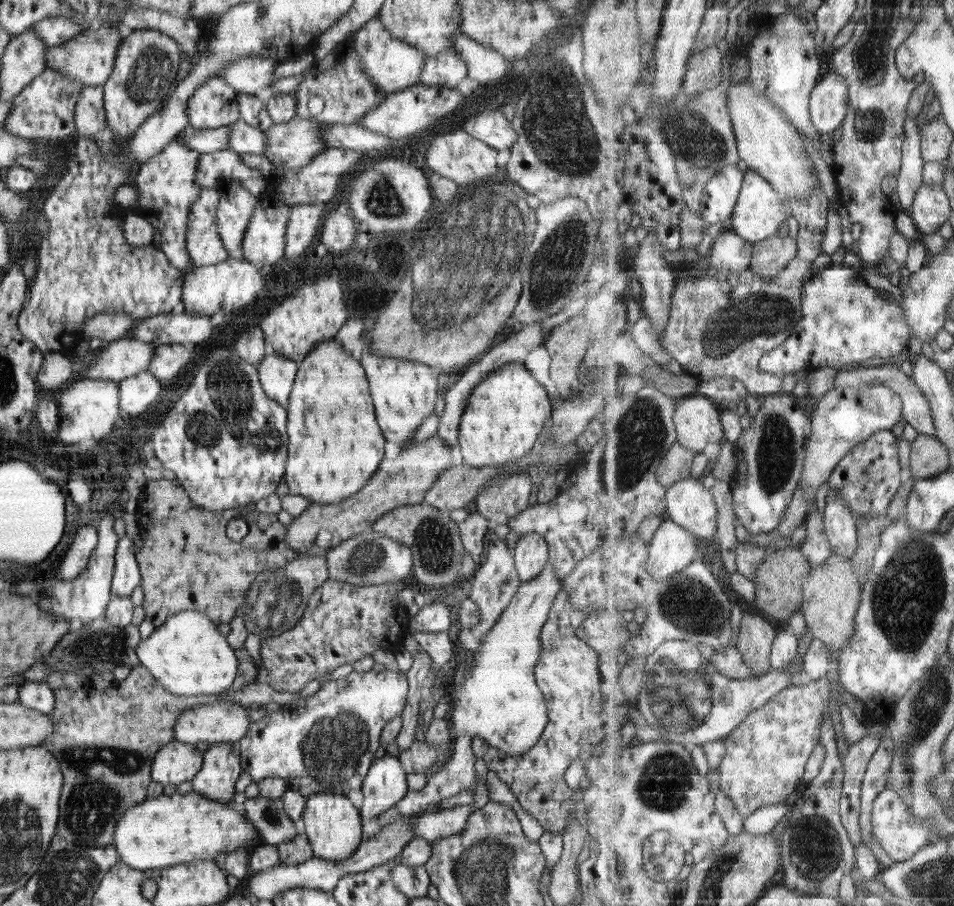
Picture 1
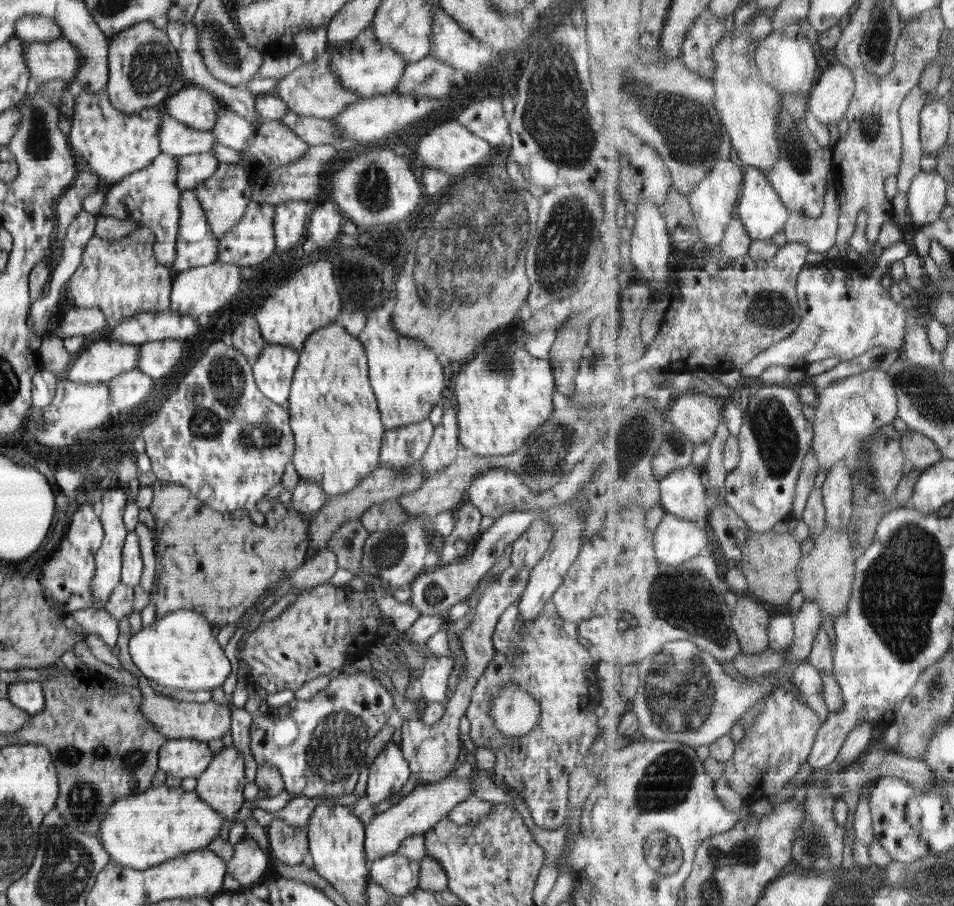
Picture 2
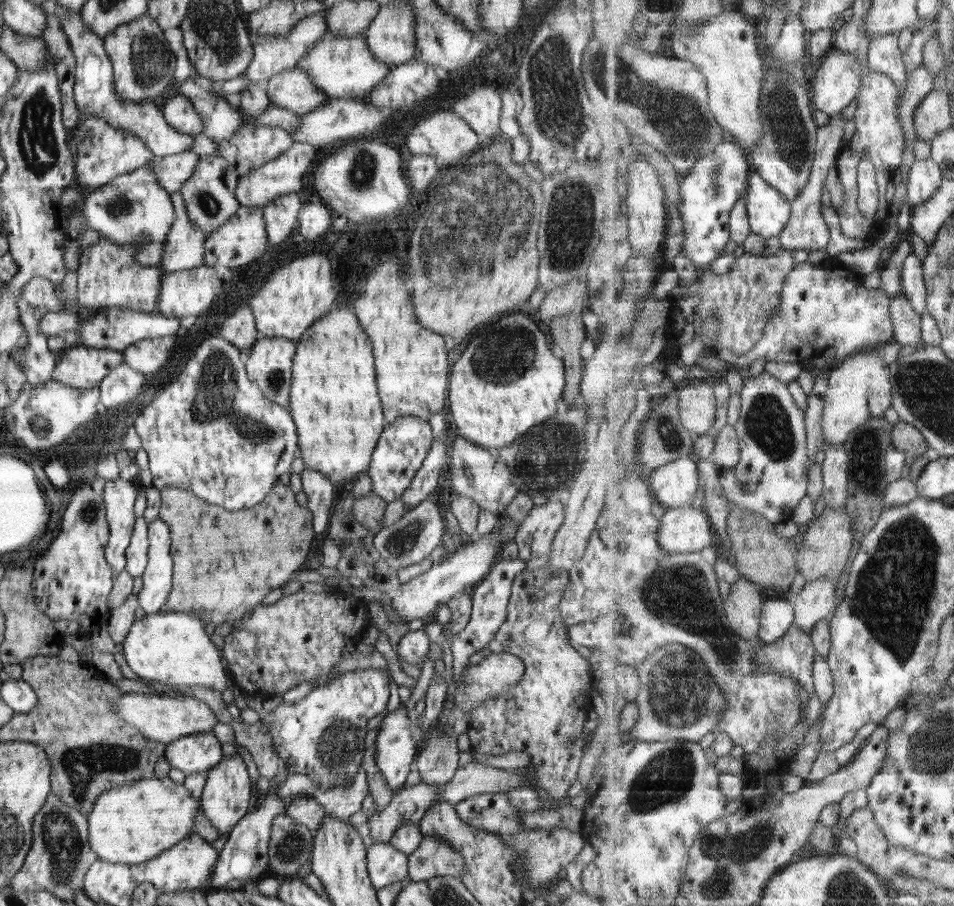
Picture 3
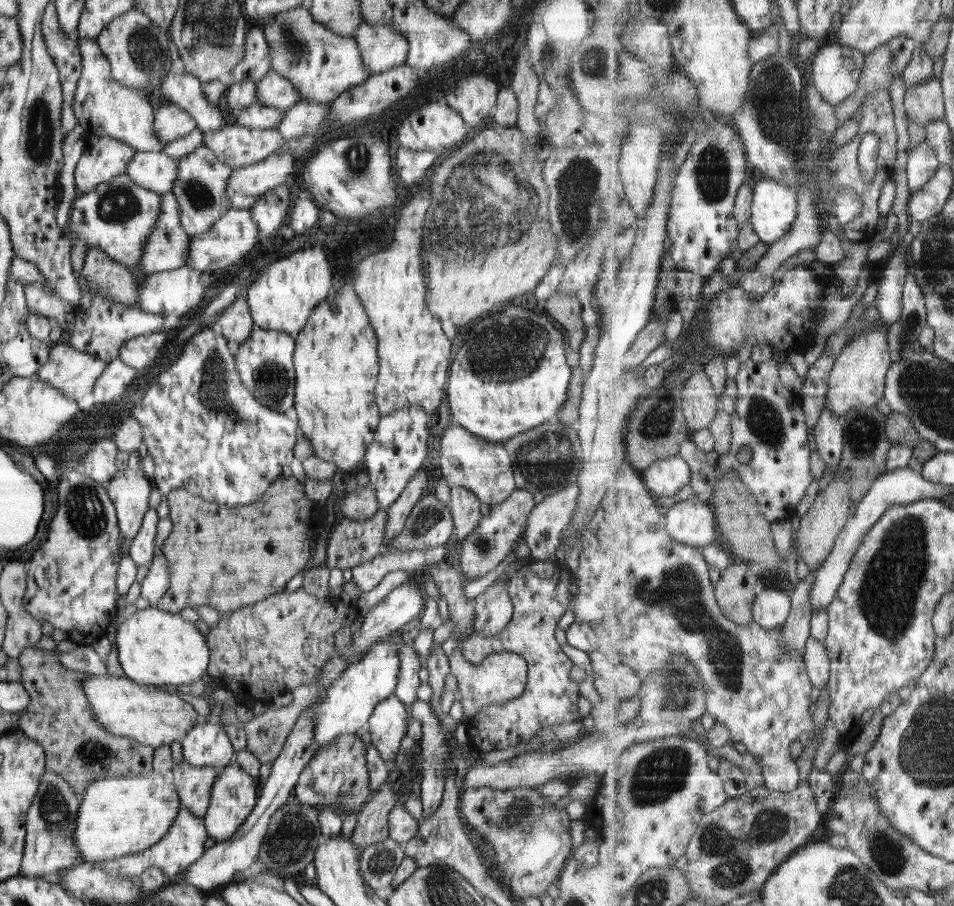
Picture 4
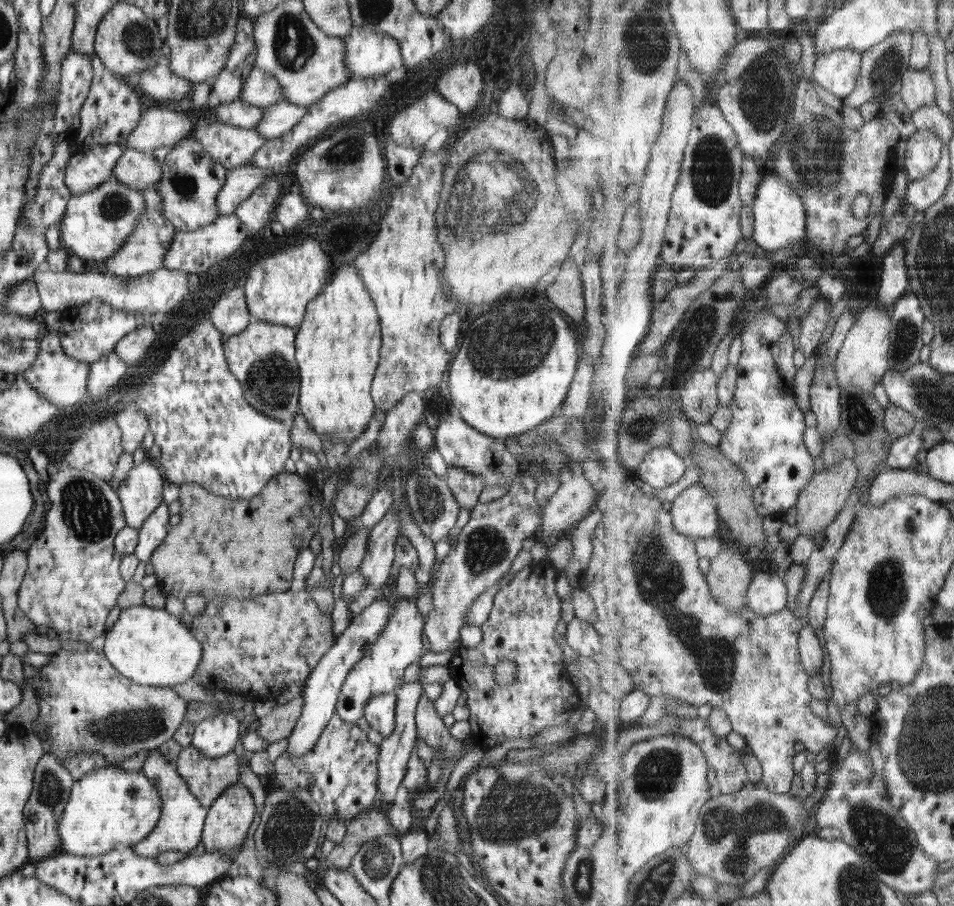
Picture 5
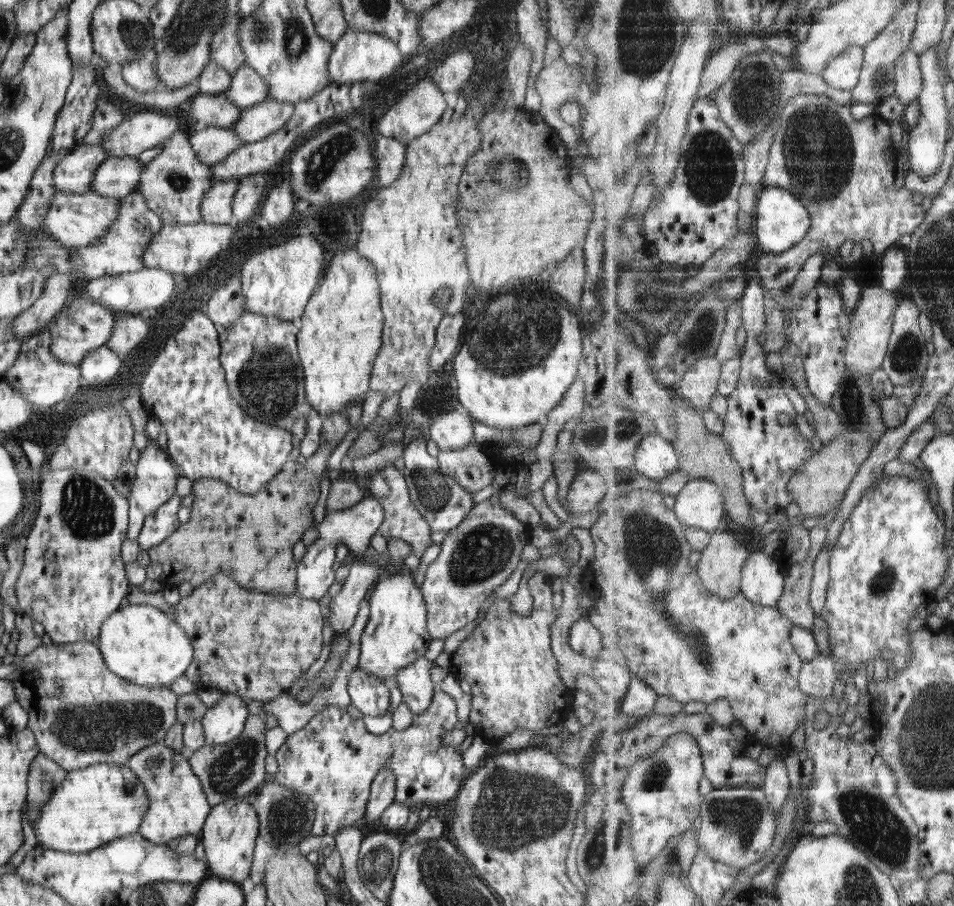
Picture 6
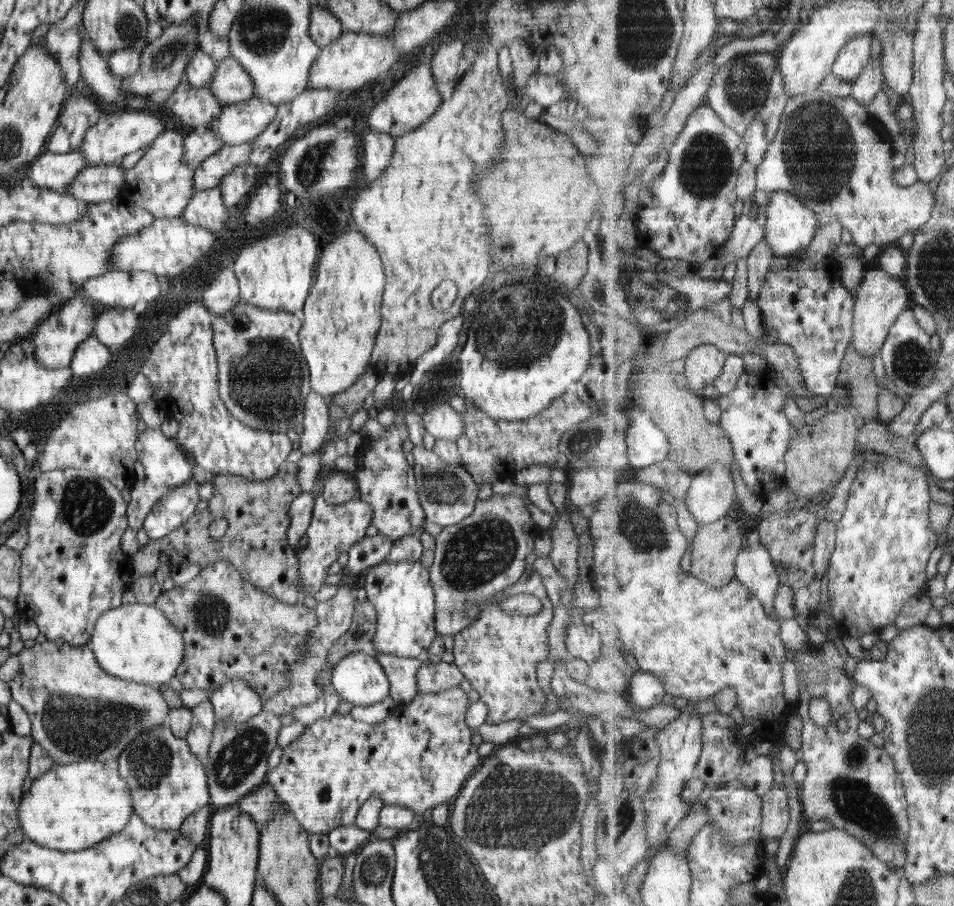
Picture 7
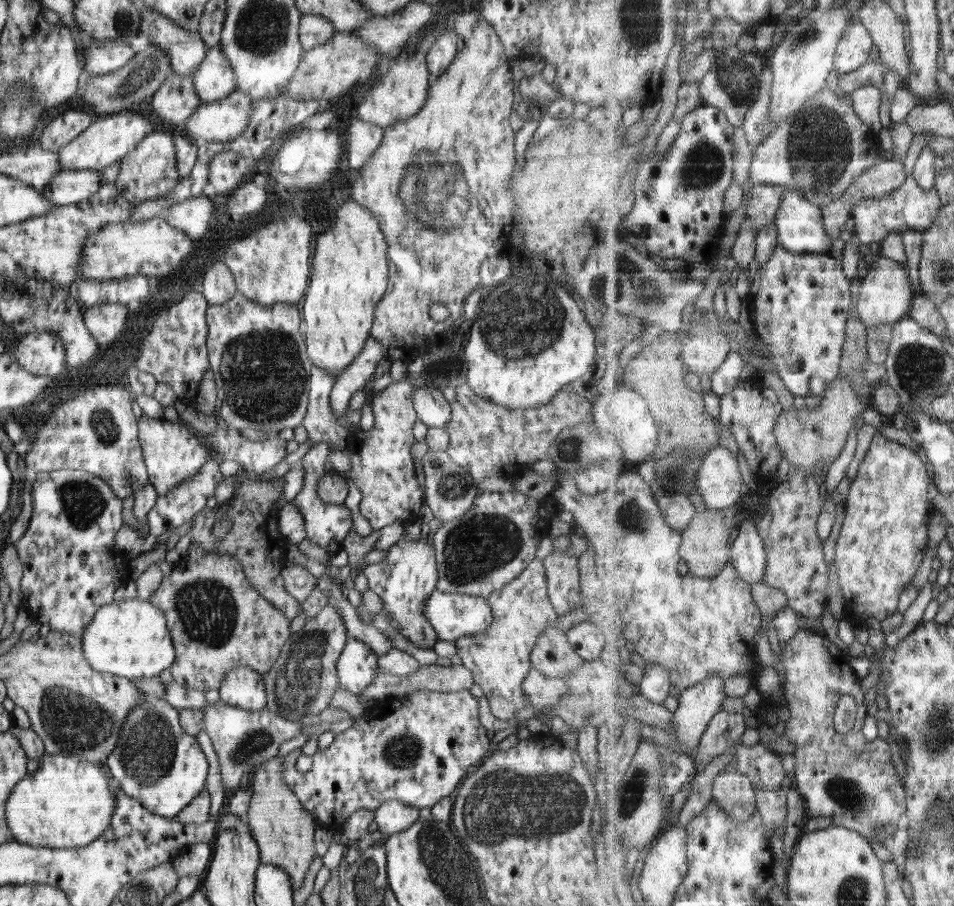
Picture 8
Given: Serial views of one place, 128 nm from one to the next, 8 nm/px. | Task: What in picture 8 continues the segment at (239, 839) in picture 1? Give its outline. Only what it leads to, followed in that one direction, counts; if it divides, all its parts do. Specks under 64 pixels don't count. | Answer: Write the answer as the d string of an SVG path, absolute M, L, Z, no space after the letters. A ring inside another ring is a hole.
M48 752L38 769L16 783L6 804L6 824L20 844L40 848L83 847L108 829L114 813L113 786L95 763Z

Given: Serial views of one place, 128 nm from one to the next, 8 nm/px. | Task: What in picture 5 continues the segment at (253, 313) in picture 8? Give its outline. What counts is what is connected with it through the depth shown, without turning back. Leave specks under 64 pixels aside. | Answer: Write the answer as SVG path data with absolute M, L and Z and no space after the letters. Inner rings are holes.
M251 319L246 328L230 337L223 339L224 354L230 372L234 374L236 380L240 382L244 392L246 402L256 408L258 412L276 418L280 422L284 422L286 426L293 425L295 416L301 412L299 407L300 394L300 370L295 359L295 334L296 330L288 326L278 326L269 324L268 322L257 321Z

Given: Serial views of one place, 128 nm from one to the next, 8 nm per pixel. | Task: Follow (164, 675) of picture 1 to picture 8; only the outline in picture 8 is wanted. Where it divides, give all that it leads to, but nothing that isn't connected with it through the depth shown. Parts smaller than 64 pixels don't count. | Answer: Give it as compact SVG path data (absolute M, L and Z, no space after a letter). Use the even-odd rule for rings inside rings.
M138 598L113 601L100 607L86 625L81 642L84 658L93 670L130 680L159 676L172 665L175 657L164 613L149 600Z

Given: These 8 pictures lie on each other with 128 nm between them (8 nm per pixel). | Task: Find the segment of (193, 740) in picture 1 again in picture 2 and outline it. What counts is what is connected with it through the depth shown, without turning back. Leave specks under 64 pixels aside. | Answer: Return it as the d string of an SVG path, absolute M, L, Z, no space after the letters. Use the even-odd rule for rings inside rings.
M127 614L122 620L118 621L118 638L116 643L119 648L119 661L122 667L138 678L139 689L142 692L142 703L140 705L141 714L153 725L153 728L167 740L196 739L199 741L218 740L224 737L224 734L231 730L230 706L216 704L210 701L206 704L198 702L178 702L164 695L158 695L149 686L146 676L138 670L138 667L132 662L130 656L129 640L131 639L131 627Z

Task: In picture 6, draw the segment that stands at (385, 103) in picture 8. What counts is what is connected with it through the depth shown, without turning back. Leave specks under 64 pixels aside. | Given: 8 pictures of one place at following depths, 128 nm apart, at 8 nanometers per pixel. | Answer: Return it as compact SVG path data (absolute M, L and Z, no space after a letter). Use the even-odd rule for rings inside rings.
M431 78L416 82L410 90L398 98L390 110L380 118L378 122L378 132L385 137L392 137L407 145L412 139L420 137L424 133L428 133L432 126L438 124L442 119L442 115L447 108L447 102L443 92L433 83Z

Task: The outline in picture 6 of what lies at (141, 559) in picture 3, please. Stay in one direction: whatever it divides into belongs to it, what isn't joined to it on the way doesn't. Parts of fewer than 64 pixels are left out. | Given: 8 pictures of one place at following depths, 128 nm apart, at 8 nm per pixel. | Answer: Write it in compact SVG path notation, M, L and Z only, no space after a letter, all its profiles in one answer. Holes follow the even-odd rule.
M174 494L160 508L145 518L137 538L140 548L148 551L176 532L180 525L178 518L180 504L182 504L182 497Z

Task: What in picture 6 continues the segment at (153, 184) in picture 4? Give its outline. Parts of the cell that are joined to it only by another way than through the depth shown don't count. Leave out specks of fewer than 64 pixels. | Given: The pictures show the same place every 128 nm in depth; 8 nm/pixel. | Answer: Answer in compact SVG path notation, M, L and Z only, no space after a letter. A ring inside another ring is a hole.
M108 157L92 174L89 191L101 198L121 200L136 191L142 167L137 157Z

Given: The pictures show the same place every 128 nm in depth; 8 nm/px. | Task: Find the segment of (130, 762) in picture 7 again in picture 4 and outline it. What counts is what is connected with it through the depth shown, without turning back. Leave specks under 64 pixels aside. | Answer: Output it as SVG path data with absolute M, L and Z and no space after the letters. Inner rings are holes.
M182 804L179 806L180 809L178 809L172 825L168 827L168 833L164 834L164 837L162 837L160 841L144 851L122 856L108 862L107 869L110 871L118 871L118 877L139 880L140 874L142 874L146 868L156 866L162 869L166 885L174 884L174 880L179 880L180 875L204 855L206 852L204 844L208 837L208 832L202 817L194 815L188 807L184 807Z

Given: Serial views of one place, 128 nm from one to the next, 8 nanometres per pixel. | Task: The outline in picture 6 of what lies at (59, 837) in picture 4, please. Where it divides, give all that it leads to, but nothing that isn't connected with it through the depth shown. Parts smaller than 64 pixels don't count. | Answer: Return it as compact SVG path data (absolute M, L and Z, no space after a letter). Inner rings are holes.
M39 752L29 768L27 800L28 800L28 820L29 824L34 828L36 823L36 812L40 812L42 807L48 800L52 792L64 781L68 771L52 759L48 758L44 753Z

